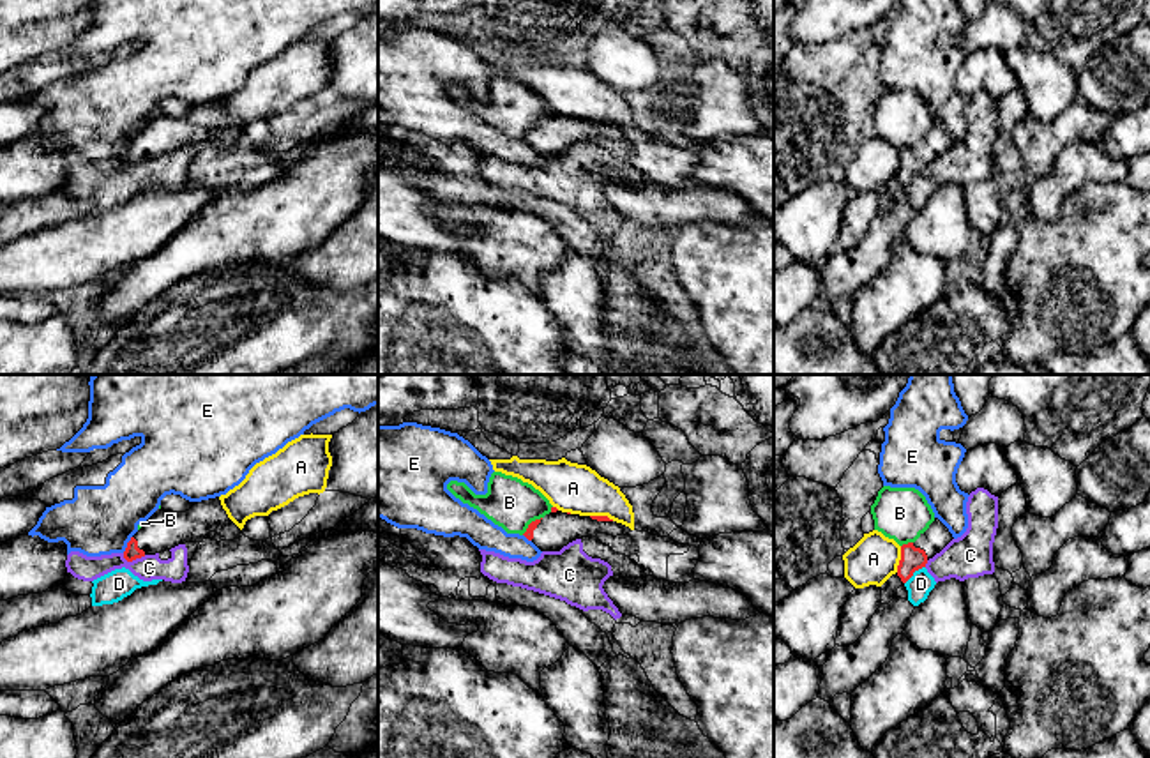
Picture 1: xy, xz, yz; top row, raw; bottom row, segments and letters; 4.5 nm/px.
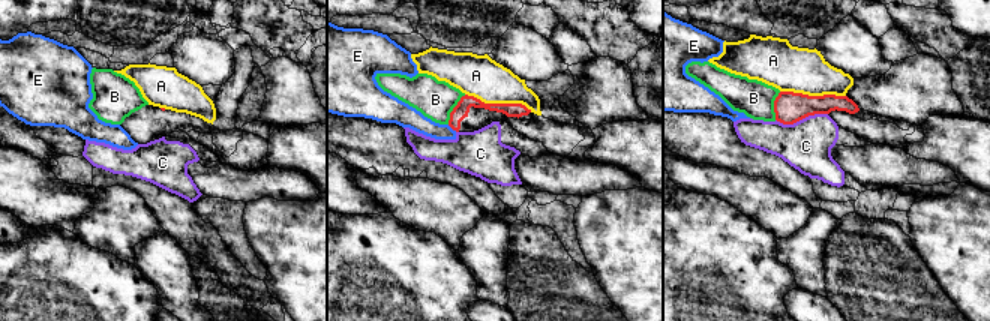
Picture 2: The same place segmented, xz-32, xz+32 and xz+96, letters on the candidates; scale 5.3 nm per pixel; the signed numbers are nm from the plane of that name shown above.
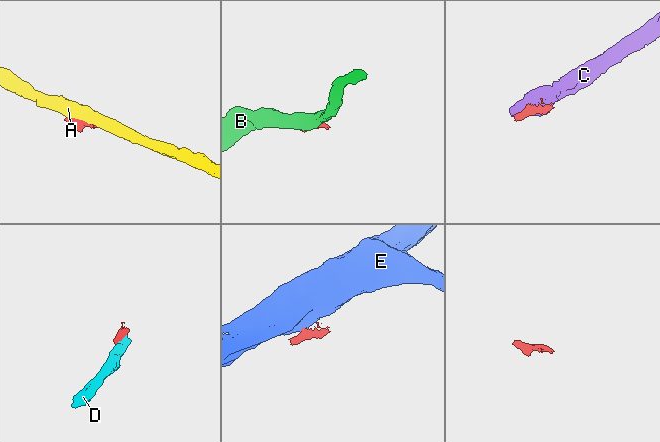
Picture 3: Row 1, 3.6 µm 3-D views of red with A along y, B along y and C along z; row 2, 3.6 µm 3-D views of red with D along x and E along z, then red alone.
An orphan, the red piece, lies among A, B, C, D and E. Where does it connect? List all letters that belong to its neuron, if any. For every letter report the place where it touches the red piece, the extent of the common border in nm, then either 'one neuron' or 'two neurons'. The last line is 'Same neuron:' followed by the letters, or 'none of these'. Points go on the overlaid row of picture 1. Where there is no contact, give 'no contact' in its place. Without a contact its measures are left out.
A: meets red in yz at (901, 559); contact 120 nm long; two neurons
B: meets red in yz at (908, 543); contact 60 nm long; two neurons
C: meets red in xy at (133, 559); contact 110 nm long; two neurons
D: meets red in yz at (914, 571); contact 130 nm long; two neurons
E: meets red in xy at (128, 545); contact 90 nm long; two neurons
Same neuron: none of these

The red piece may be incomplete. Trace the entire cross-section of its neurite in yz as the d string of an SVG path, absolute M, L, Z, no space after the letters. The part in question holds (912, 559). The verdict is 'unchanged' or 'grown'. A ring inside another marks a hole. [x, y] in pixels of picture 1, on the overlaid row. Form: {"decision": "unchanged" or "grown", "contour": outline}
{"decision": "grown", "contour": "M934 518L915 542L903 544L897 572L880 587L881 604L889 604L896 597L897 588L906 583L915 571L926 567L927 560L940 553L952 539L949 528Z"}

